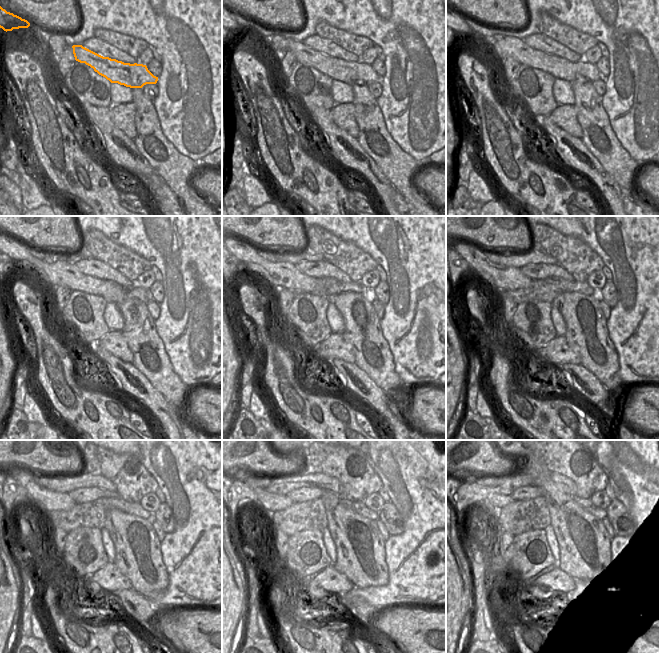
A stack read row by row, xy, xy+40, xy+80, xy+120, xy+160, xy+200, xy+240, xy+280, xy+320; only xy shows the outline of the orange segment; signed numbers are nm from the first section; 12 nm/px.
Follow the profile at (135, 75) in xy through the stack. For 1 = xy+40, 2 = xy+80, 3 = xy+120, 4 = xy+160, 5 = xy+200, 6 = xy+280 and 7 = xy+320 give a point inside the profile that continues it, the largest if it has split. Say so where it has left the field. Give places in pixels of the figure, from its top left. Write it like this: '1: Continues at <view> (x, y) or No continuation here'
1: Continues at xy+40 (350, 72)
2: Continues at xy+80 (560, 68)
3: Continues at xy+120 (63, 273)
4: Continues at xy+160 (284, 275)
5: Continues at xy+200 (498, 276)
6: Continues at xy+280 (273, 502)
7: Continues at xy+320 (500, 501).

